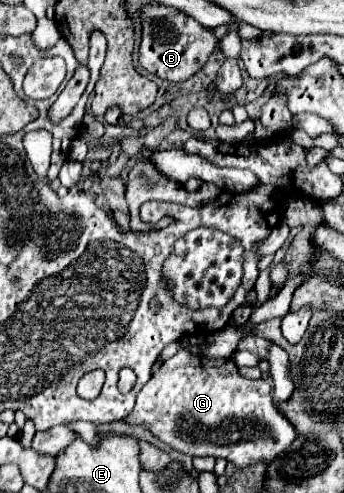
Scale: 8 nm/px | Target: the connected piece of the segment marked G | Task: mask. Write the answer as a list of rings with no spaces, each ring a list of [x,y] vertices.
[[[180,349],[162,363],[140,389],[136,407],[124,421],[148,429],[162,443],[184,455],[224,457],[238,467],[248,467],[258,461],[270,463],[298,435],[274,403],[268,381],[242,377],[232,359],[200,357],[186,349]]]

